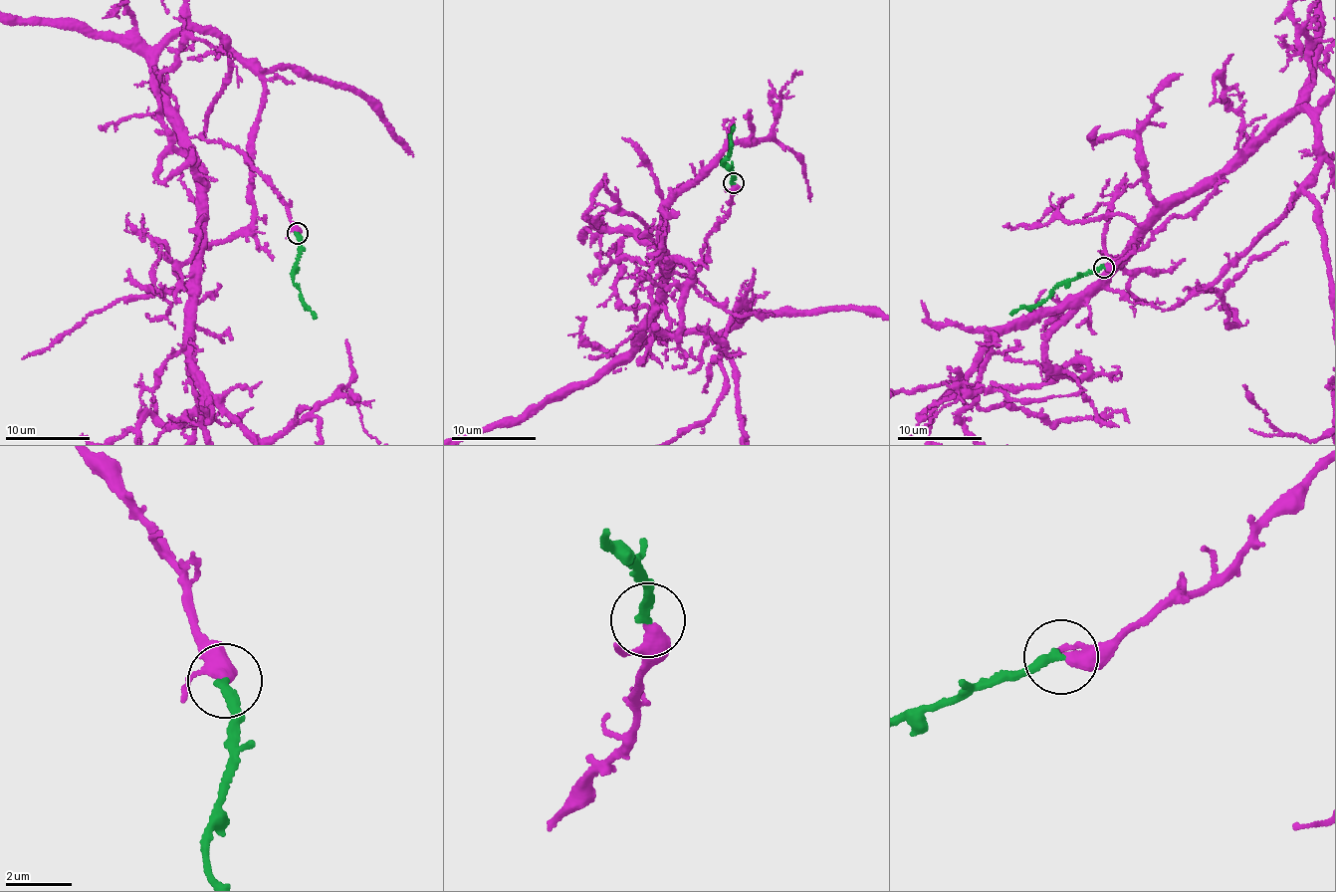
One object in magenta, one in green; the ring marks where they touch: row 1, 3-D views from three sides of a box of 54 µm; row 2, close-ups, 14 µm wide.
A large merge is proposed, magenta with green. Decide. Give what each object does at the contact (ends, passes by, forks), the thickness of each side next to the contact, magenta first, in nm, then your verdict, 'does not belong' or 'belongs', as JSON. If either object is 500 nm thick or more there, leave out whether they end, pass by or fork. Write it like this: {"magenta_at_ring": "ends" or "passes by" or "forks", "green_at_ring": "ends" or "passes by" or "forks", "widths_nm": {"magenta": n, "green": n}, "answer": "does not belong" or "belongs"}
{"magenta_at_ring": "passes by", "green_at_ring": "ends", "widths_nm": {"magenta": 340, "green": 280}, "answer": "belongs"}

